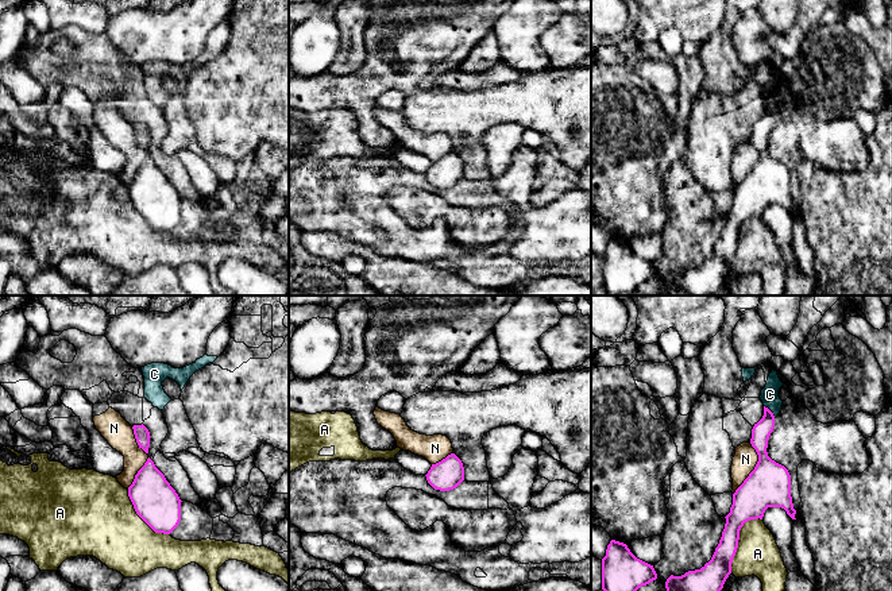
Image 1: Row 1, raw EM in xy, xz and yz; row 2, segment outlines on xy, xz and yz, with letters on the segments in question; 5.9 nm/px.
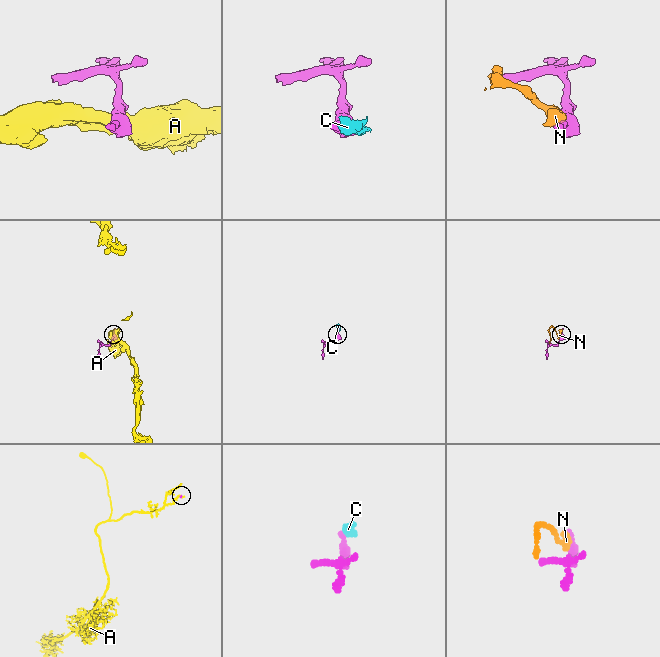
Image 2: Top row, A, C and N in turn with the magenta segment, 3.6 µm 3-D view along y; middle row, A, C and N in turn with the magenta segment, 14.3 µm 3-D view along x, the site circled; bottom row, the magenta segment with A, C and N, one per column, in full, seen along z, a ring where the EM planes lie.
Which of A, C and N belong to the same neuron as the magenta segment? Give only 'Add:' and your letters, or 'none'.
Add: none

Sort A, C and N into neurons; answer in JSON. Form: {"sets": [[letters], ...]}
{"sets": [["A"], ["C"], ["N"]]}

